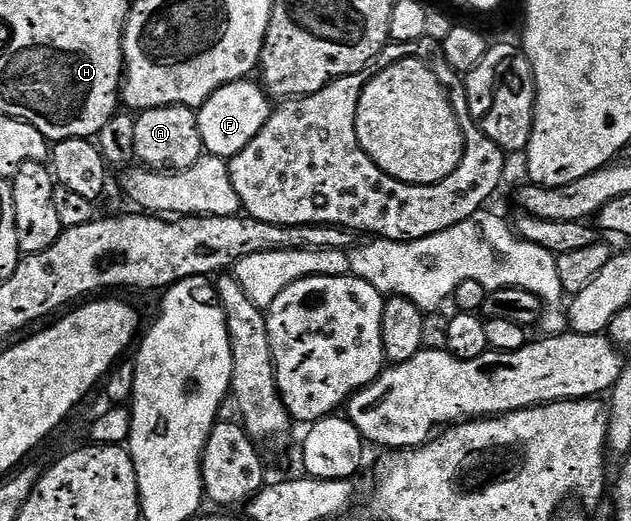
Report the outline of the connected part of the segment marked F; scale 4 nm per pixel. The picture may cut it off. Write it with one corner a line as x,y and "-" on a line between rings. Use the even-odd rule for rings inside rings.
250,78
239,79
235,83
217,89
197,109
200,137
206,154
212,157
220,155
223,161
230,161
234,155
241,153
257,133
267,124
267,118
273,110
272,100
258,82

